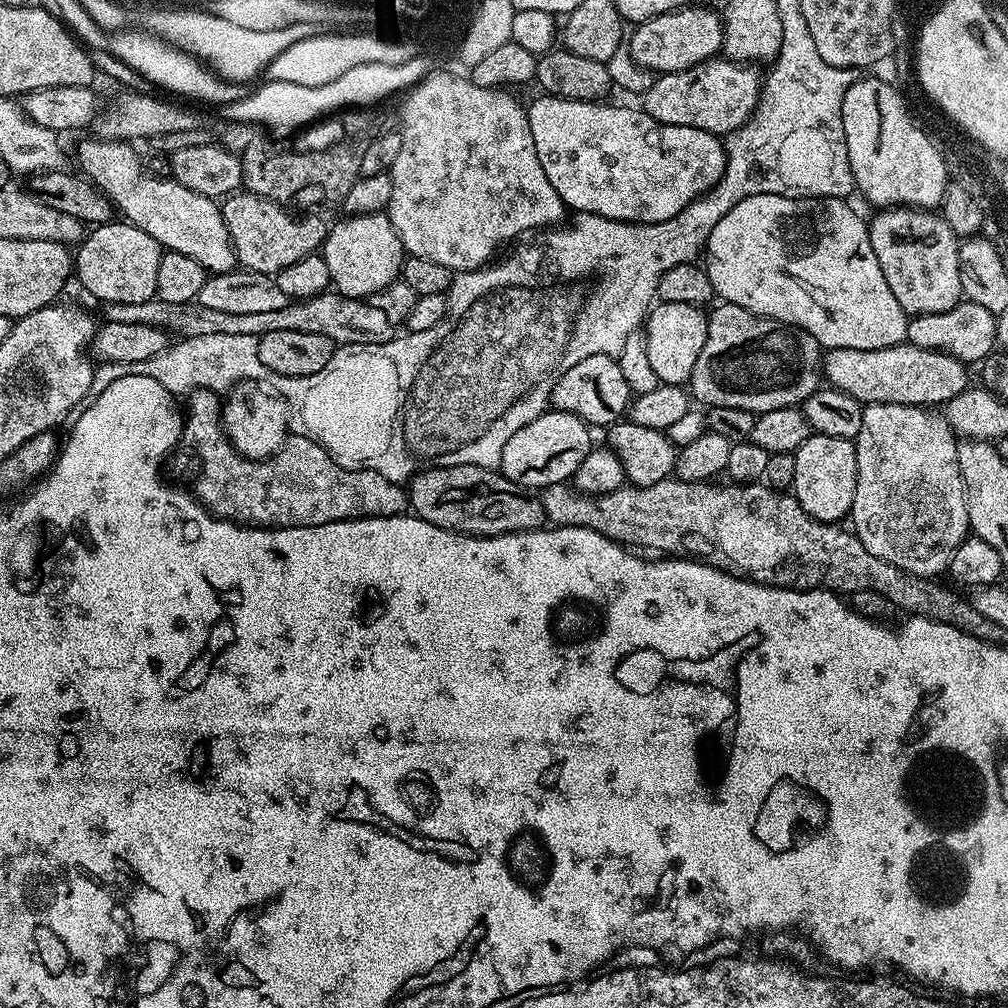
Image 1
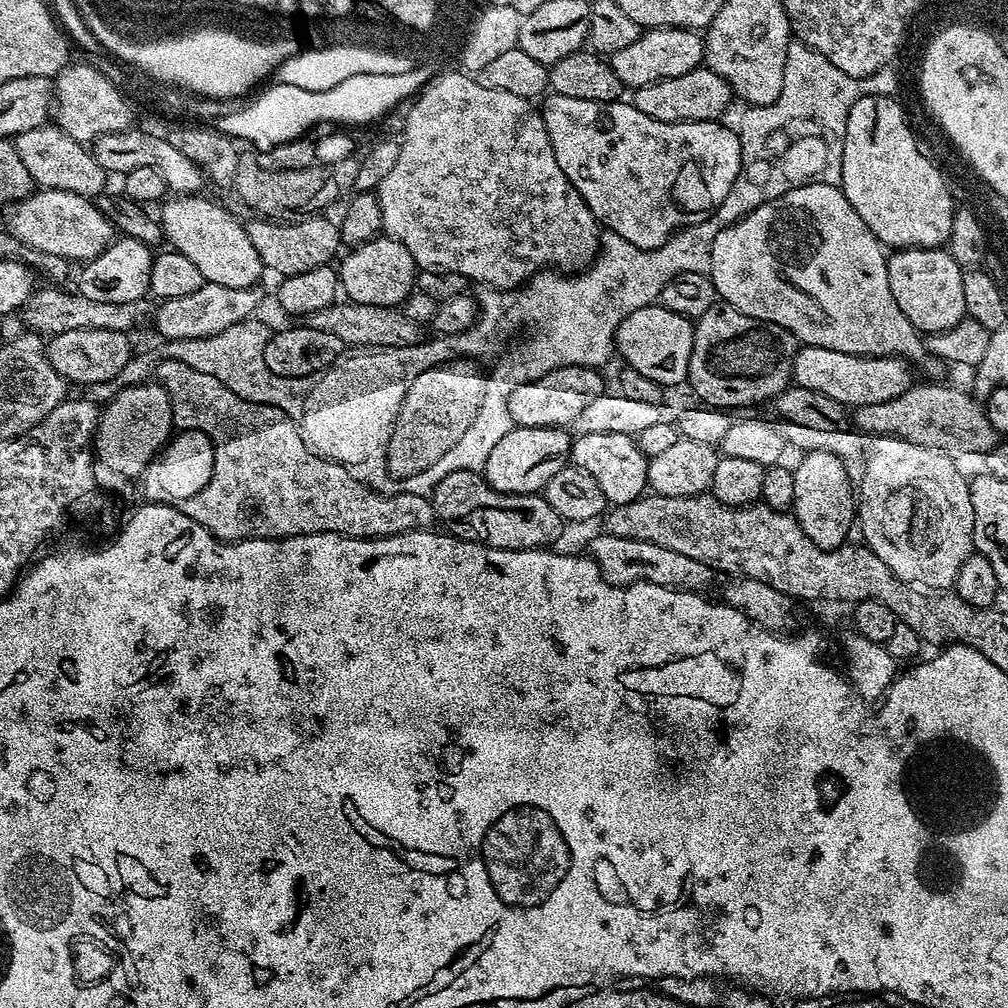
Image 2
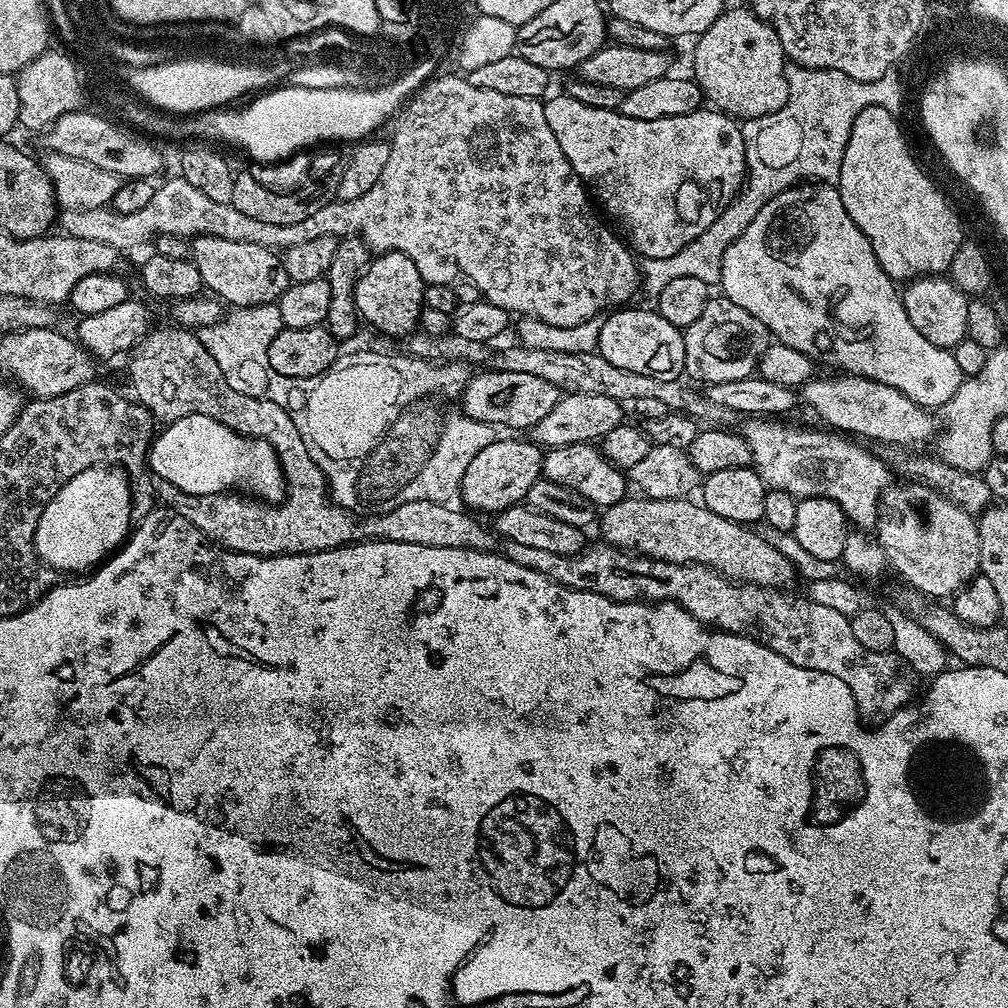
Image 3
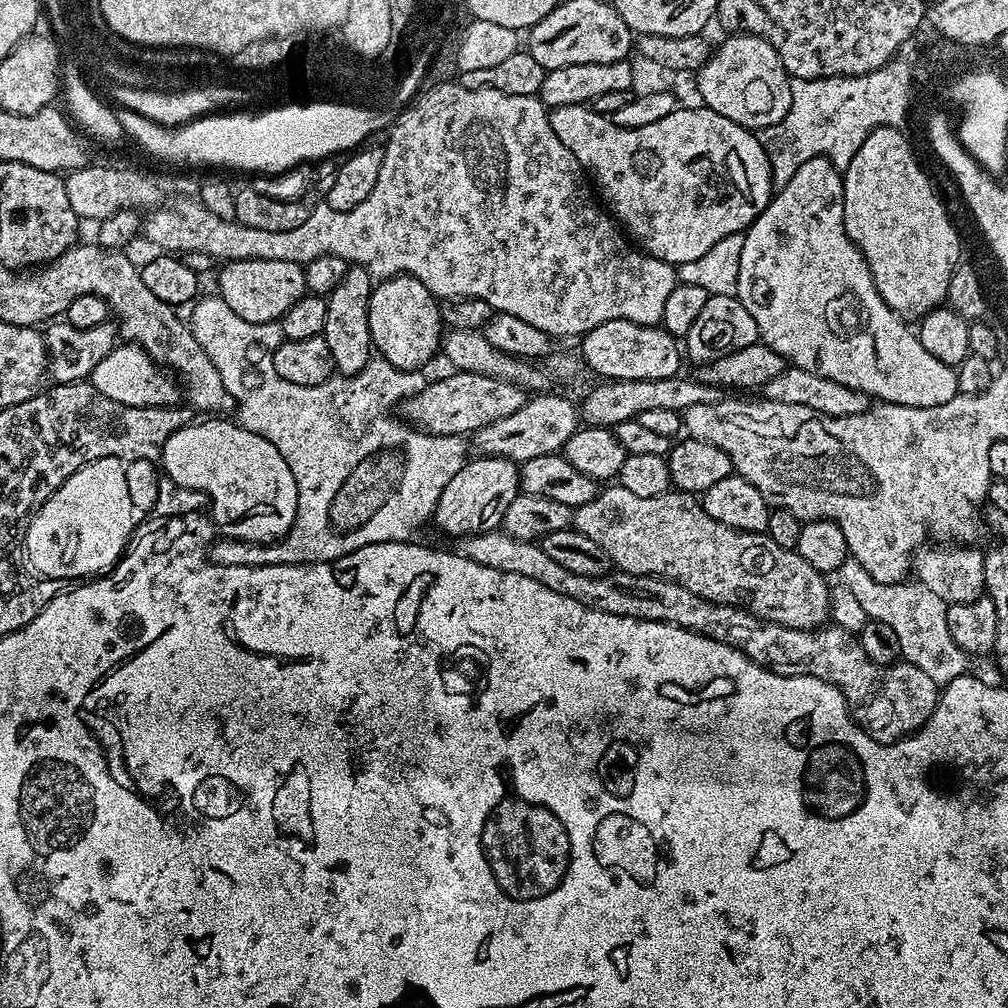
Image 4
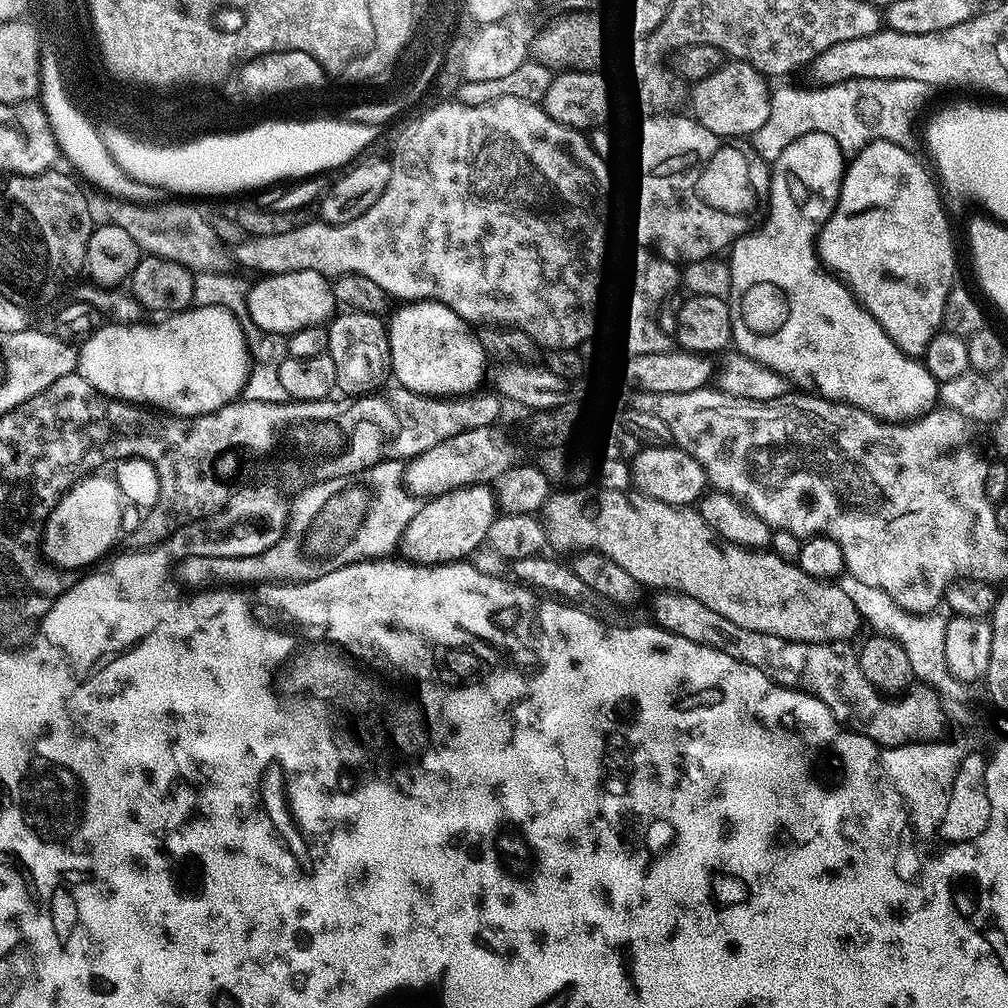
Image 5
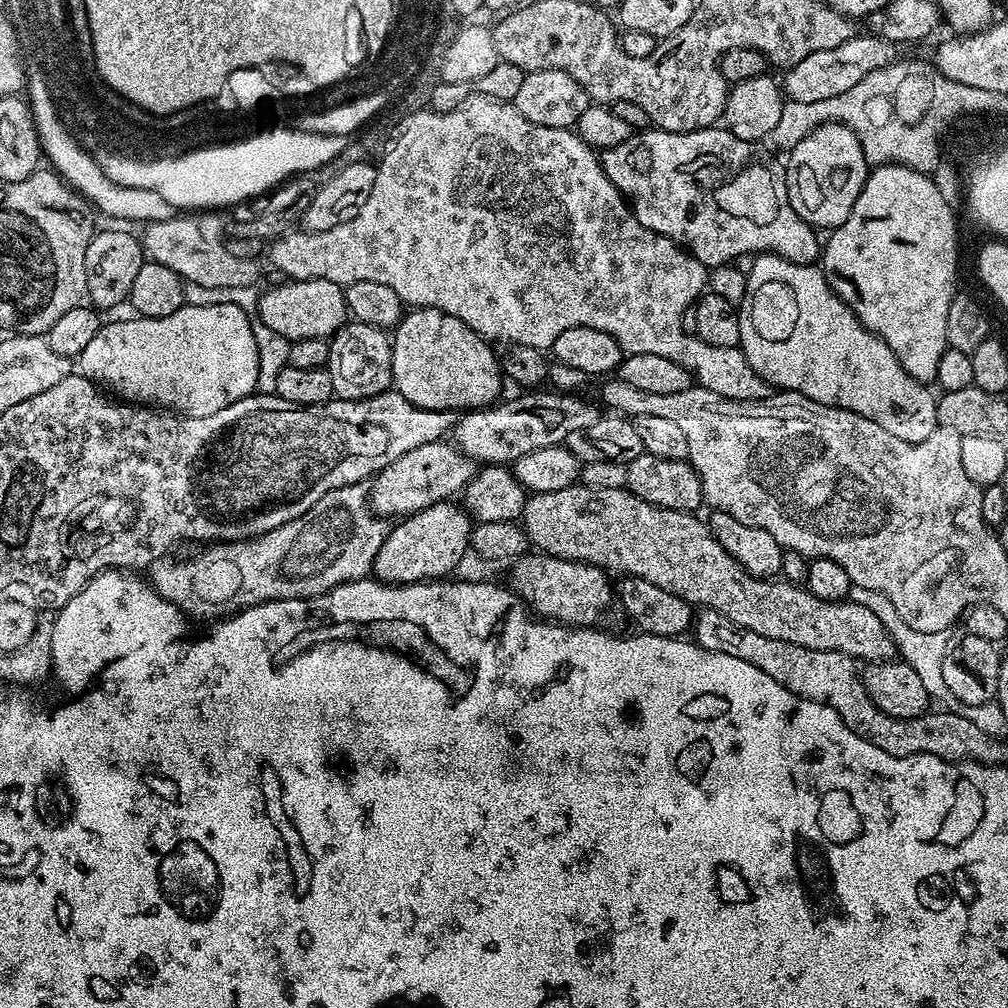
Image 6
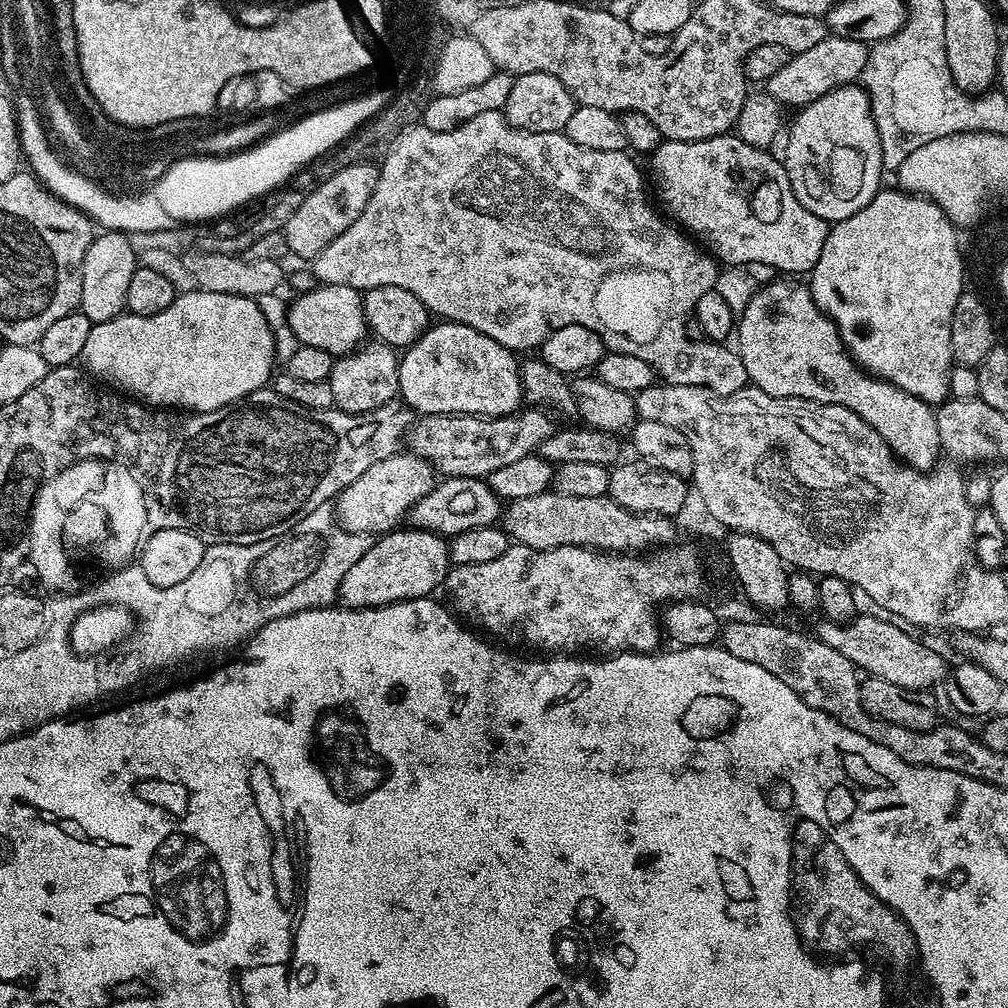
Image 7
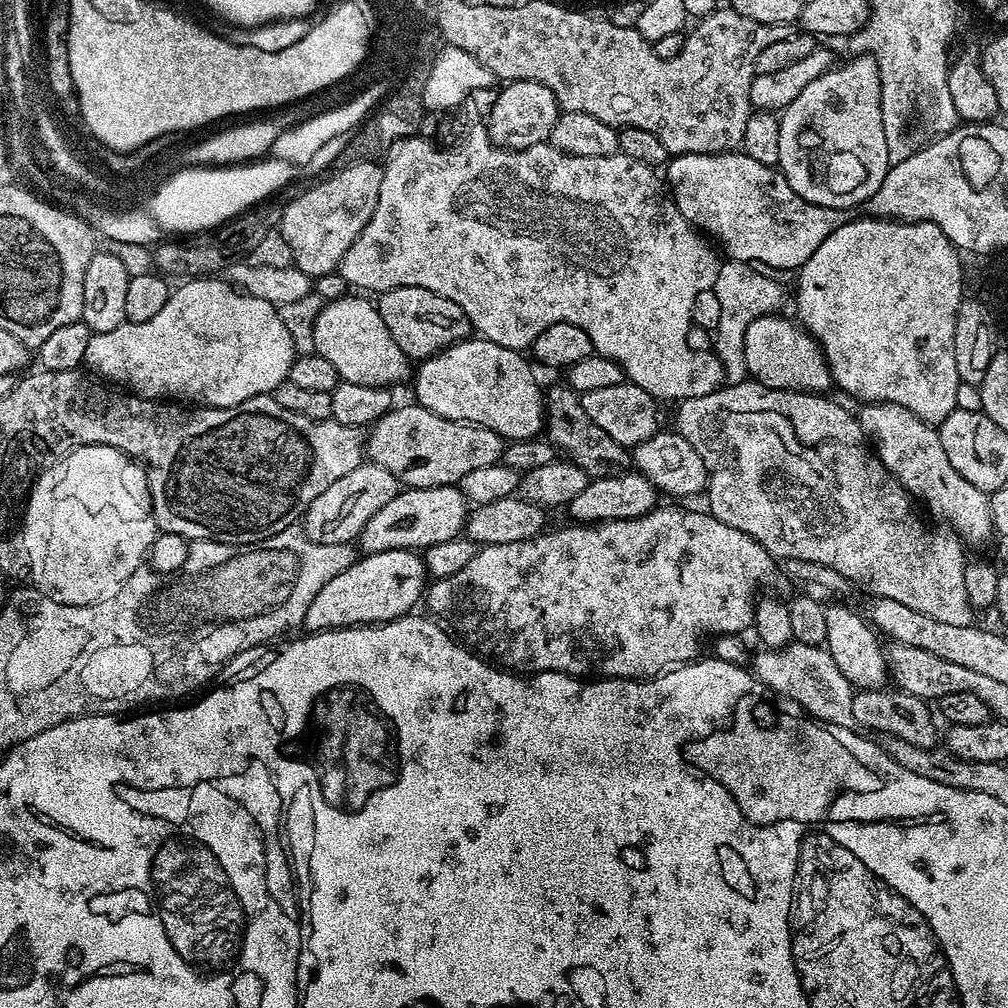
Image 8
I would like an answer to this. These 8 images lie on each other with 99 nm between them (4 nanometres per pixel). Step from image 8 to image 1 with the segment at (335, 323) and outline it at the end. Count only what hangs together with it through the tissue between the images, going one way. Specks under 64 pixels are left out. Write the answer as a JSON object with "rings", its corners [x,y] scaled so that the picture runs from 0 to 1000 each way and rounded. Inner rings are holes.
{"rings":[[[90,138],[81,140],[75,147],[78,170],[107,194],[117,207],[118,213],[119,210],[123,213],[120,215],[126,221],[145,228],[145,232],[149,232],[159,241],[160,247],[192,256],[192,260],[199,262],[207,272],[229,270],[235,265],[234,249],[224,228],[222,211],[219,203],[211,195],[192,192],[192,188],[185,188],[185,185],[181,185],[176,179],[152,175],[141,169],[141,159],[139,163],[139,155],[131,148],[134,146],[130,142],[121,139]]]}

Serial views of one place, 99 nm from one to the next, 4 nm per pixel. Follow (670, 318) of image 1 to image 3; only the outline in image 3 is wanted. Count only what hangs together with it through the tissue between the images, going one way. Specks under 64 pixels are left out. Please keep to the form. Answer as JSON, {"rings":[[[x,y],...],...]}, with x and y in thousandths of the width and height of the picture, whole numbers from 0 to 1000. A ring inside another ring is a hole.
{"rings":[[[619,304],[595,317],[591,345],[597,355],[608,363],[627,371],[659,377],[674,377],[679,367],[679,330],[657,315],[657,312],[643,306]]]}

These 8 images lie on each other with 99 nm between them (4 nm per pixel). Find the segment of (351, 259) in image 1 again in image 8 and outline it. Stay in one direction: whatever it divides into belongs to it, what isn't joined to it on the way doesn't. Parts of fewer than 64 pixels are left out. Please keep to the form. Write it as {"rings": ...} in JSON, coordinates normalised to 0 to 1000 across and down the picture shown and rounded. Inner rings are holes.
{"rings":[[[465,335],[462,337],[455,337],[453,341],[448,341],[445,345],[439,345],[435,351],[425,354],[424,357],[416,358],[414,367],[411,369],[411,377],[413,373],[413,393],[411,393],[412,400],[419,402],[423,407],[427,407],[436,413],[441,413],[447,417],[458,417],[462,421],[477,421],[486,427],[490,427],[495,433],[500,434],[501,438],[527,437],[529,434],[535,434],[540,425],[540,389],[538,385],[532,382],[532,373],[528,370],[526,362],[520,358],[521,354],[517,350],[506,347],[502,343],[494,343],[490,339],[479,335]]]}

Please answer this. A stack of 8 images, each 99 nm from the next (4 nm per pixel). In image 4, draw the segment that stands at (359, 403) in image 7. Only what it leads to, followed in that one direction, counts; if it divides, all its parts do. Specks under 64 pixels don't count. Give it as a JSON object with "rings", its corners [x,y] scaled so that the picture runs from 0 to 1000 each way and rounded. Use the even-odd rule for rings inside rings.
{"rings":[[[349,264],[342,269],[339,280],[323,295],[325,307],[319,332],[323,343],[327,343],[327,351],[331,351],[333,369],[336,372],[353,372],[370,356],[371,346],[365,314],[365,295],[369,293],[370,285],[370,274],[359,265]]]}

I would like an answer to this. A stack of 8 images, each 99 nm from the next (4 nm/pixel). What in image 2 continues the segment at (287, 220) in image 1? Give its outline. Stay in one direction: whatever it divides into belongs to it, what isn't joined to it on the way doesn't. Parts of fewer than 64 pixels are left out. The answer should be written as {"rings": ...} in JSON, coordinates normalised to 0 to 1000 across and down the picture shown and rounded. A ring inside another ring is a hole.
{"rings":[[[311,212],[305,216],[294,216],[289,220],[271,220],[265,216],[250,216],[244,225],[252,248],[256,248],[258,259],[267,271],[275,270],[275,275],[304,272],[312,264],[329,262],[334,257],[333,249],[339,246],[337,227],[334,219],[324,218],[324,213]]]}

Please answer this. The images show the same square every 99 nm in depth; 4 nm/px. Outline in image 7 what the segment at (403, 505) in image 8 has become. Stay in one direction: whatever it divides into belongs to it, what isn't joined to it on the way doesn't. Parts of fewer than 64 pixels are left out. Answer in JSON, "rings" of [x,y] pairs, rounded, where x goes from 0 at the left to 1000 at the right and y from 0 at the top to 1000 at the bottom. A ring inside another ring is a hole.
{"rings":[[[445,472],[434,478],[427,486],[427,490],[423,490],[423,494],[419,494],[409,503],[403,516],[408,523],[447,534],[462,526],[470,526],[474,522],[492,520],[497,512],[498,497],[490,490],[483,475],[470,472]]]}

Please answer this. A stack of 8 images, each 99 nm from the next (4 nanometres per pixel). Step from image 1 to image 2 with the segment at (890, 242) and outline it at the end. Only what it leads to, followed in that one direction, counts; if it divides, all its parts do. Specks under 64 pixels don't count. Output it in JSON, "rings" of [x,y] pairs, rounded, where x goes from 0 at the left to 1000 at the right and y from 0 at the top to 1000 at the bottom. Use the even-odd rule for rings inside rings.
{"rings":[[[936,245],[894,246],[881,254],[883,292],[891,300],[891,308],[914,331],[942,327],[958,316],[958,296],[954,293],[956,270]]]}

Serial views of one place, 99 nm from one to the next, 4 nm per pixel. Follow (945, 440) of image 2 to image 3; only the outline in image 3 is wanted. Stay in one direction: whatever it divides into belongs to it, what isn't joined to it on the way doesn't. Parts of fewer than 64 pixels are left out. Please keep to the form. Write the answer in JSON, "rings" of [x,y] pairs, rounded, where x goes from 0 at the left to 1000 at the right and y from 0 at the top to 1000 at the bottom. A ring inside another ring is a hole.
{"rings":[[[833,371],[826,374],[819,377],[807,375],[796,386],[797,400],[799,397],[806,404],[807,411],[821,420],[818,422],[822,426],[857,438],[867,437],[870,441],[911,442],[909,440],[916,437],[924,438],[930,432],[929,417],[924,413],[926,410],[899,395],[895,387],[887,387],[887,383],[879,383],[854,373]]]}

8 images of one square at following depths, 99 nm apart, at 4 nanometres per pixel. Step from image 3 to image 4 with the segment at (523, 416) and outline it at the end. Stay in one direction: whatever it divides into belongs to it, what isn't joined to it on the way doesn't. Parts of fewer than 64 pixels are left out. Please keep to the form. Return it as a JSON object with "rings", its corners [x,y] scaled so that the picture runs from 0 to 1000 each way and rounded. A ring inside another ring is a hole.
{"rings":[[[449,368],[447,372],[423,382],[402,399],[400,416],[406,422],[431,433],[463,434],[486,419],[494,419],[494,415],[505,414],[510,407],[518,407],[522,389],[514,382],[482,371]]]}

